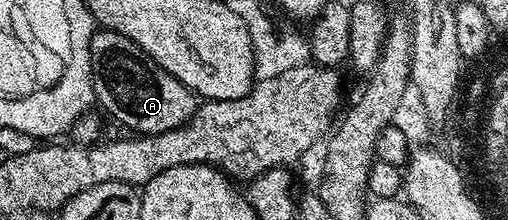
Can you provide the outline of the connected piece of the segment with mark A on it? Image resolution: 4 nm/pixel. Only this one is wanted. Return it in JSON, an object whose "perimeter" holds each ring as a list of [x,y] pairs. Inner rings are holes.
{"perimeter":[[[98,29],[91,39],[91,65],[92,77],[94,78],[95,100],[115,119],[126,127],[131,127],[131,132],[143,135],[155,135],[176,129],[188,122],[198,109],[199,100],[194,92],[188,90],[172,73],[168,73],[156,61],[152,61],[134,43],[128,41],[115,31]]]}

